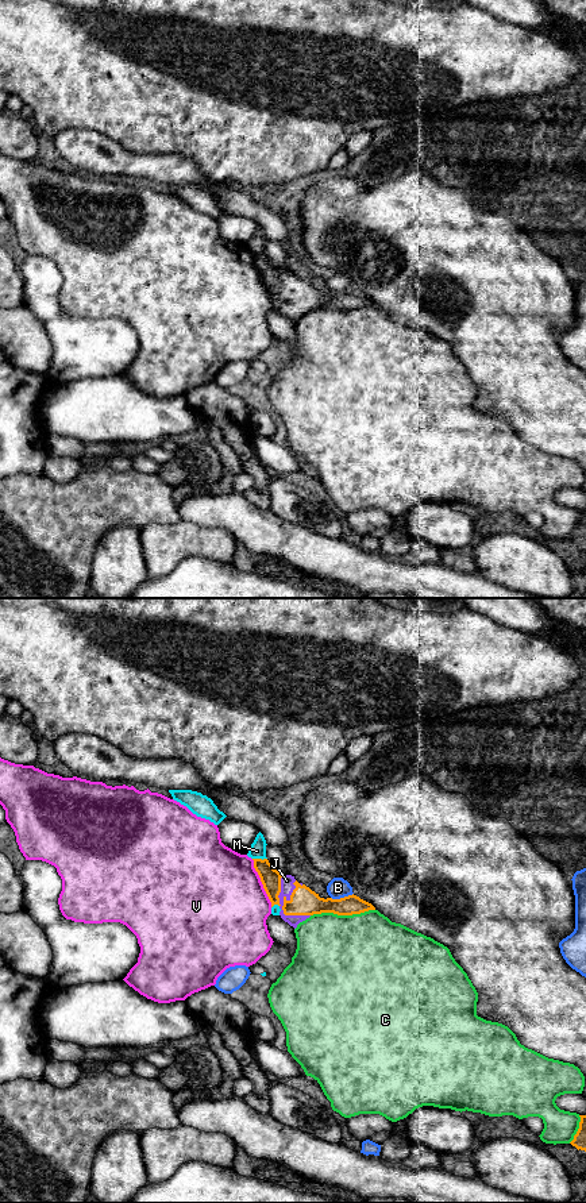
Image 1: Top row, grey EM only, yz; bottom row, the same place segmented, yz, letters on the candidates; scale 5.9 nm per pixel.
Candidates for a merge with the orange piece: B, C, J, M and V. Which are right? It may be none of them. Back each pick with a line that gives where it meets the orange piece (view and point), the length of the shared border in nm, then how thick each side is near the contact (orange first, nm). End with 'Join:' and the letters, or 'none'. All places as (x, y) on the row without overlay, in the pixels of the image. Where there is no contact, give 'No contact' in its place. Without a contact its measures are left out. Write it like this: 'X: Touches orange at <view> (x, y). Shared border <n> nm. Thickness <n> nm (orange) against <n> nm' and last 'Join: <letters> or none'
J: Touches orange at yz (282, 303). Shared border 300 nm. Thickness 160 nm (orange) against 80 nm
Join: J

